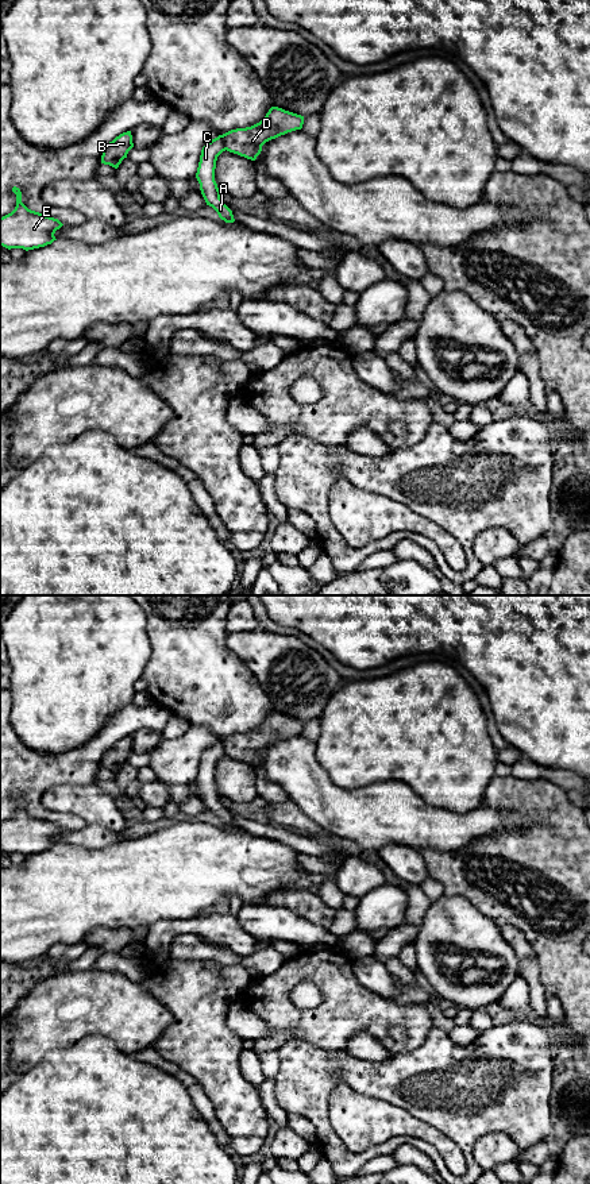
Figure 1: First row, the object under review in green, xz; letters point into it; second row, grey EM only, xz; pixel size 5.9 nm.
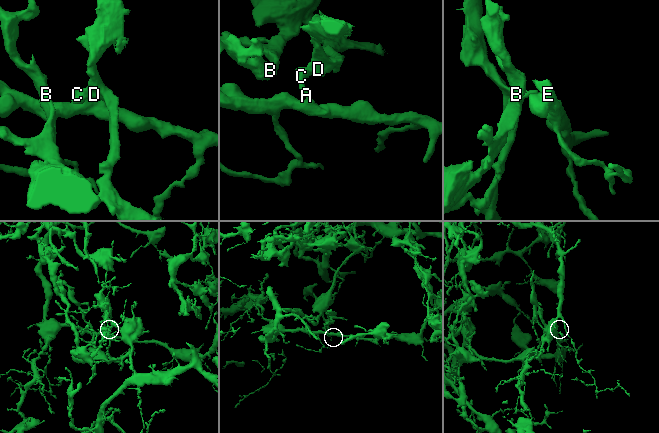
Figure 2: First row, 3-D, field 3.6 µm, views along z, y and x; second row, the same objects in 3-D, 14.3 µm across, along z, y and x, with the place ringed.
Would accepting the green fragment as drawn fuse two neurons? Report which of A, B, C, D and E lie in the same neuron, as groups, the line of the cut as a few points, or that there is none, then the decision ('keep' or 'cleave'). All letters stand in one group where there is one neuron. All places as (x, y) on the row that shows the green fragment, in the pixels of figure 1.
A C E / B D | xz (220, 135), (226, 149) | cleave

